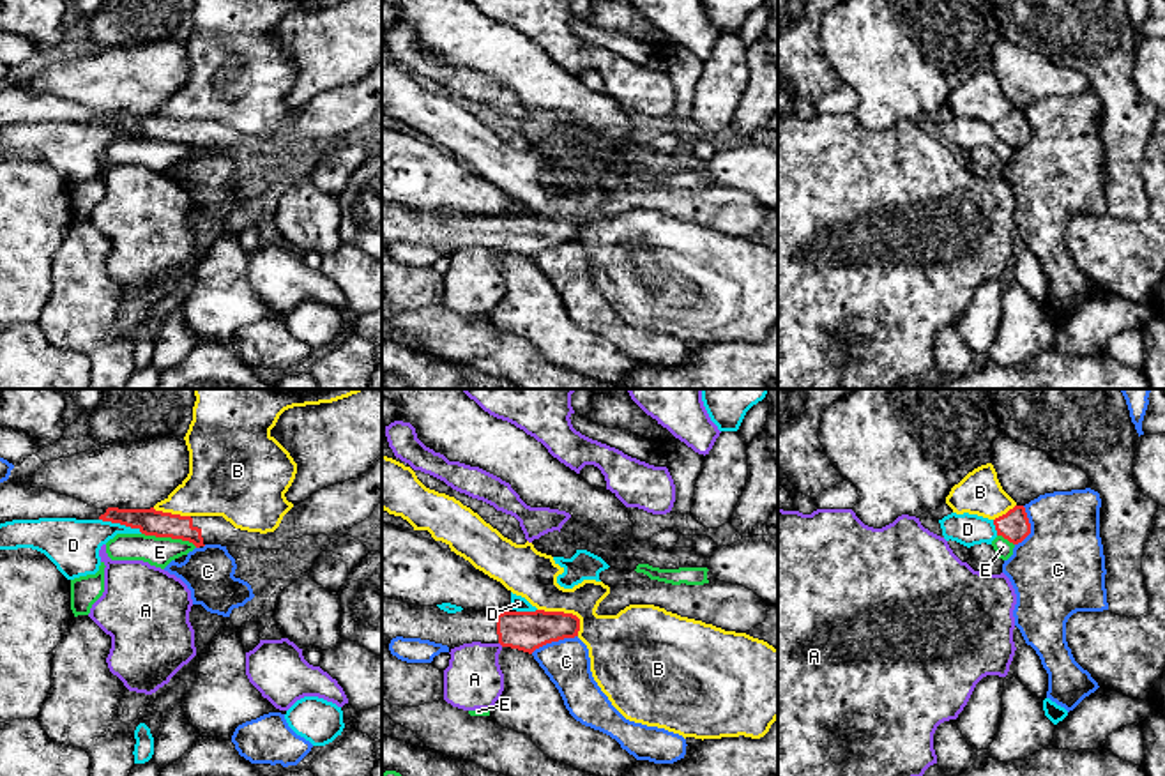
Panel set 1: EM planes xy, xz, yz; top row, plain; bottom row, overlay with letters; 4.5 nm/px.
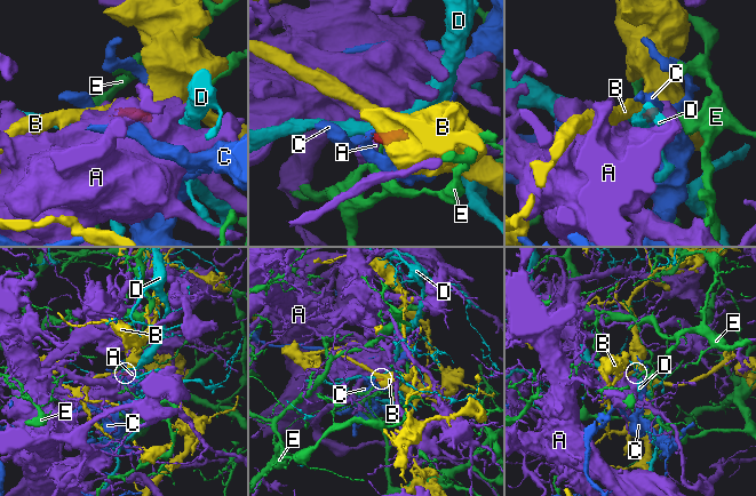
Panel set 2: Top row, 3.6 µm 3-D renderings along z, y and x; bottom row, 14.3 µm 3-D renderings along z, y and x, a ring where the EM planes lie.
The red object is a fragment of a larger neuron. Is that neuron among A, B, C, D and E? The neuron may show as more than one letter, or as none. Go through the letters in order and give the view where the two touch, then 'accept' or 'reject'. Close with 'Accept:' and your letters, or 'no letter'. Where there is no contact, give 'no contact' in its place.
A: meets red in xz; reject
B: meets red in xz; reject
C: meets red in xz; reject
D: meets red in xy; reject
E: meets red in xy; reject
Accept: no letter

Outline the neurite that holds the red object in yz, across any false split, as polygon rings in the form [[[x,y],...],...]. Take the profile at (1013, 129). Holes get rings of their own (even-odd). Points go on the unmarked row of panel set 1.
[[[1015,110],[1006,118],[994,124],[997,140],[1013,148],[1022,147],[1031,138],[1031,127],[1024,110]]]

